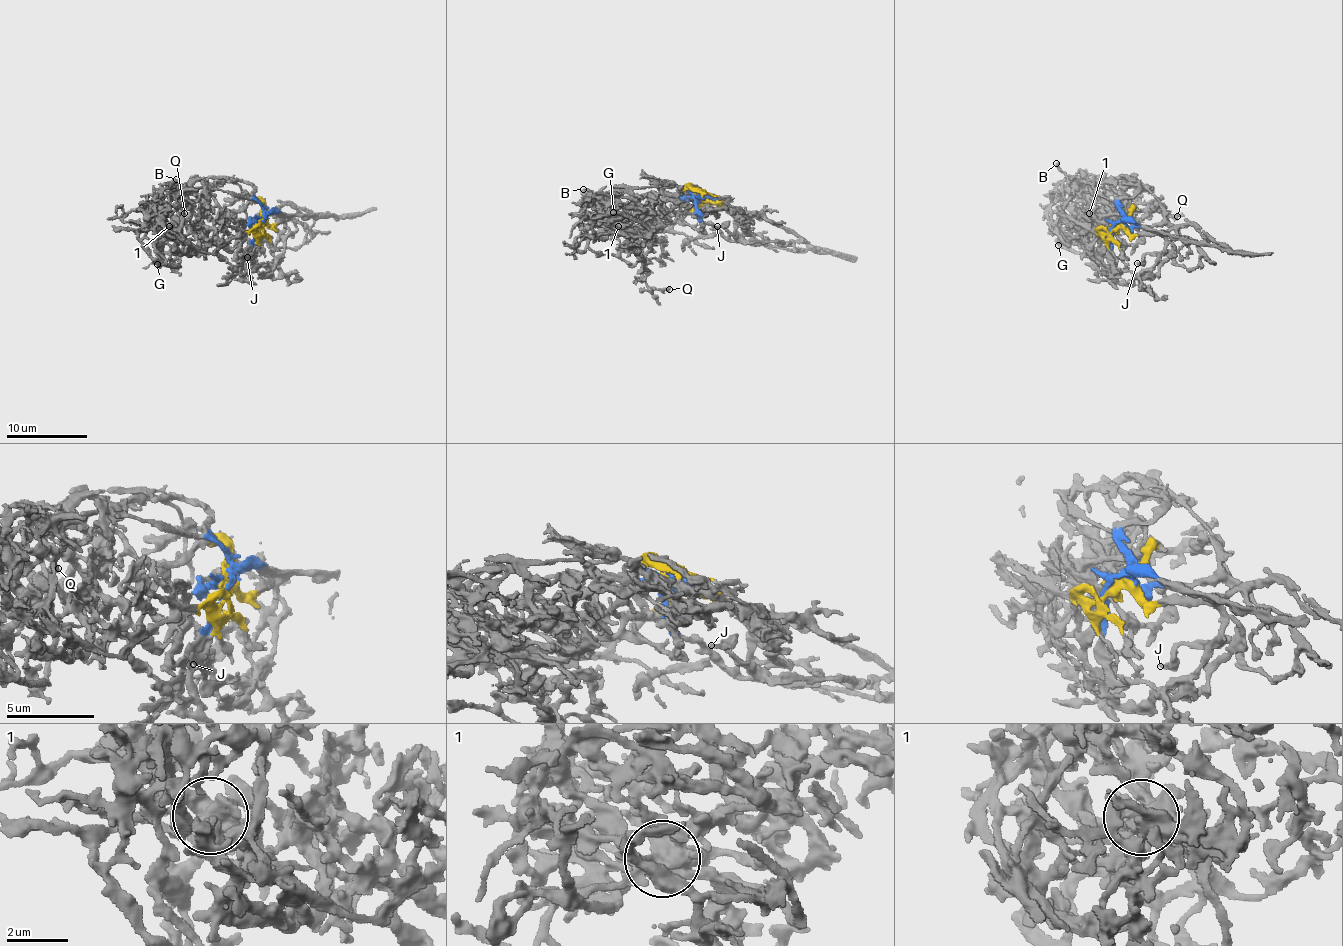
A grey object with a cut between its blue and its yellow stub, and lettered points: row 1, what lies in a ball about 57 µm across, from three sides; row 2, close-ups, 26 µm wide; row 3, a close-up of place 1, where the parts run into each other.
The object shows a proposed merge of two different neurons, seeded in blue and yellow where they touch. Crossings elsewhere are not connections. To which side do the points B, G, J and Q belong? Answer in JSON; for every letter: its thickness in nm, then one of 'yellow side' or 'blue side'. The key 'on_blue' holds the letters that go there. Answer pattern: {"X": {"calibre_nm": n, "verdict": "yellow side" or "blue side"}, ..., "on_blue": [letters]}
{"B": {"calibre_nm": 320, "verdict": "yellow side"}, "G": {"calibre_nm": 400, "verdict": "yellow side"}, "J": {"calibre_nm": 190, "verdict": "blue side"}, "Q": {"calibre_nm": 260, "verdict": "yellow side"}, "on_blue": ["J"]}

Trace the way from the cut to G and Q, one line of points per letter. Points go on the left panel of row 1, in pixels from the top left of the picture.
G: (260, 220), (259, 229), (207, 238), (191, 228), (177, 232), (157, 217), (154, 246), (165, 261), (156, 264)
Q: (260, 220), (259, 229), (207, 238), (174, 230), (181, 219), (168, 227), (166, 214), (184, 213)

